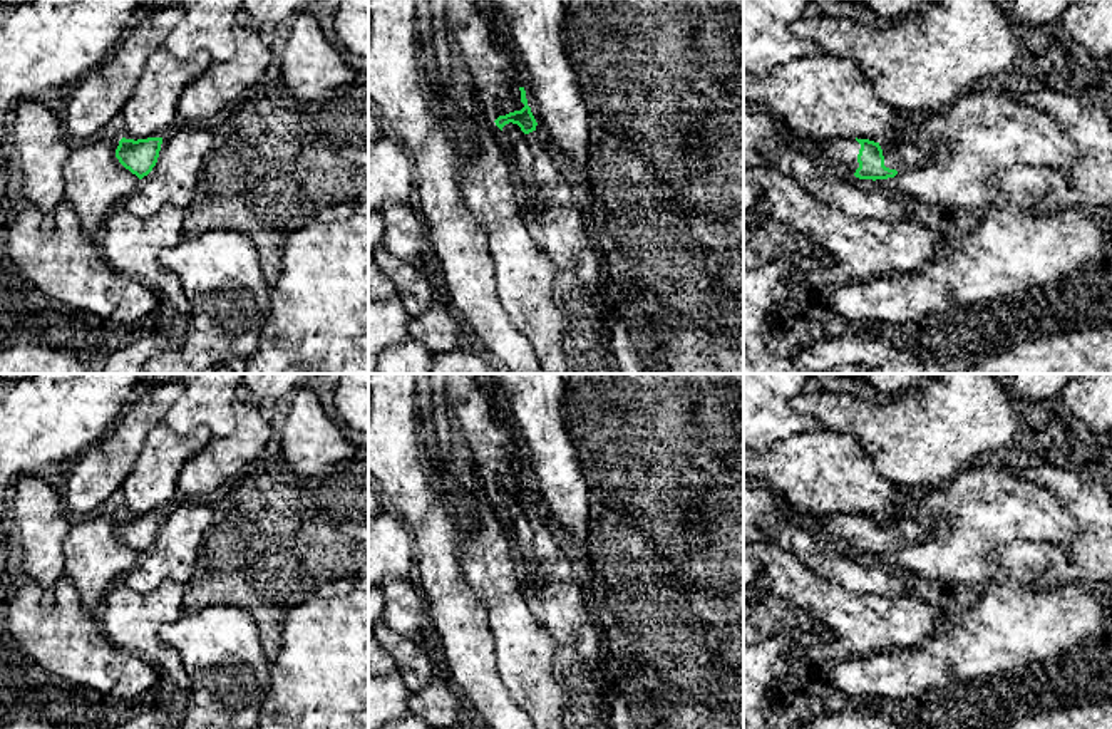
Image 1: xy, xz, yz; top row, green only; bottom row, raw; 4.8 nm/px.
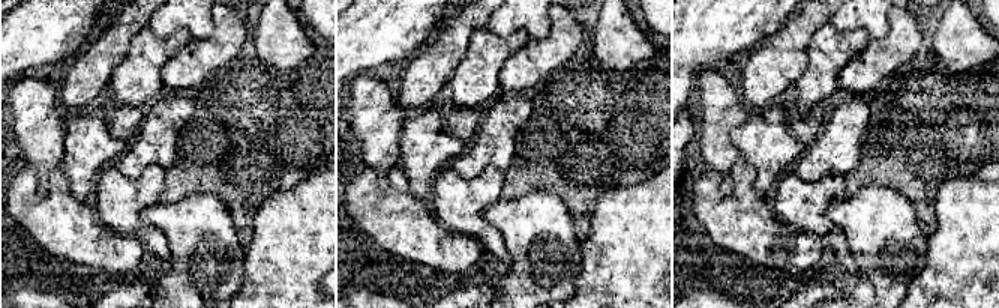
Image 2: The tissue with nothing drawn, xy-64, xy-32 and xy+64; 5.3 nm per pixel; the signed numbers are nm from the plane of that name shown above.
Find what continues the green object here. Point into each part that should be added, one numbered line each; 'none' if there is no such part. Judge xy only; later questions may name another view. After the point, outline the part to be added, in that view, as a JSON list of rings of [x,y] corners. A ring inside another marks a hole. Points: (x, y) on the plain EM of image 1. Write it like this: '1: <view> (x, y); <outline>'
none

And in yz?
1: yz (841, 528); [[[856,513],[806,516],[806,523],[819,538],[832,541],[844,550],[854,550],[859,543],[857,530],[861,520]]]
2: yz (900, 532); [[[883,516],[879,518],[884,531],[884,541],[896,545],[898,548],[906,546],[913,541],[924,540],[936,531],[936,526],[931,520],[924,516],[916,518],[894,518]]]

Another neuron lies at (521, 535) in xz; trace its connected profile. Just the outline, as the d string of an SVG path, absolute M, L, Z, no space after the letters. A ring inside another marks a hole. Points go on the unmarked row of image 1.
M512 498L506 499L502 503L502 508L506 508L514 520L511 536L512 536L516 551L529 550L533 545L533 528L526 518L526 509L521 506L517 499L512 499Z

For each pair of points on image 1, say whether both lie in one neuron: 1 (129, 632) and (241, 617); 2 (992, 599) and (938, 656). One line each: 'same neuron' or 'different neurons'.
1: different neurons
2: same neuron

